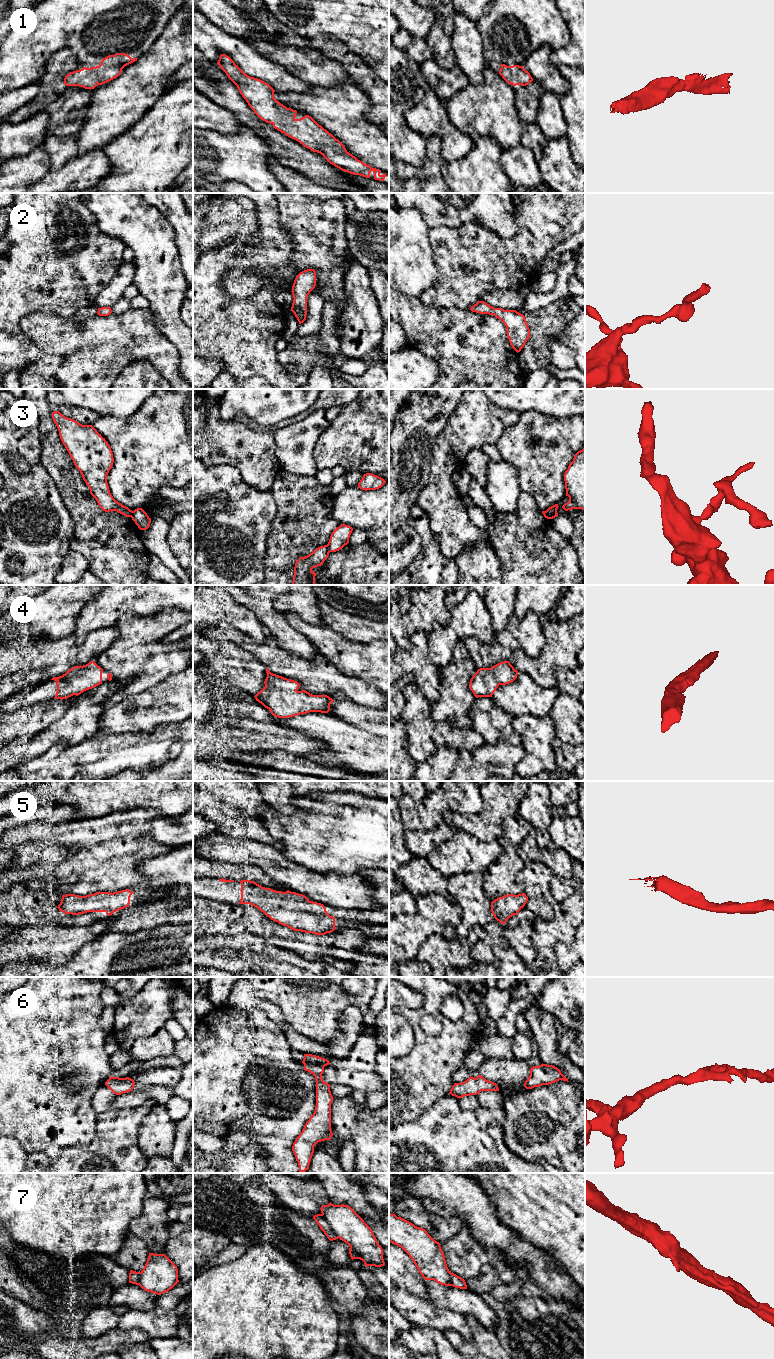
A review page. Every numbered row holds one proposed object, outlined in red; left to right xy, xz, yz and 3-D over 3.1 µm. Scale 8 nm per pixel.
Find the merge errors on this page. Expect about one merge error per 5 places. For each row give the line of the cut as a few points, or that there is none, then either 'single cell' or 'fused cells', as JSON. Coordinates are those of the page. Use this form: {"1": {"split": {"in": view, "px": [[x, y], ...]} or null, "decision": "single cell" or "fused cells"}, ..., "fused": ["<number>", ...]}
{"1": {"split": null, "decision": "single cell"}, "2": {"split": null, "decision": "single cell"}, "3": {"split": {"in": "xz", "px": [[326, 545], [330, 551]]}, "decision": "fused cells"}, "4": {"split": null, "decision": "single cell"}, "5": {"split": null, "decision": "single cell"}, "6": {"split": null, "decision": "single cell"}, "7": {"split": {"in": "xz", "px": [[321, 1214], [338, 1237]]}, "decision": "fused cells"}, "fused": ["3", "7"]}

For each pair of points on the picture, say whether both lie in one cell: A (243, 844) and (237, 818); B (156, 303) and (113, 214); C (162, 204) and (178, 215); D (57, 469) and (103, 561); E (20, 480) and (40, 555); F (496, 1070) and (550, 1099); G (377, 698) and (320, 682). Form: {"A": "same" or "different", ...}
{"A": "different", "B": "same", "C": "same", "D": "same", "E": "same", "F": "different", "G": "same"}

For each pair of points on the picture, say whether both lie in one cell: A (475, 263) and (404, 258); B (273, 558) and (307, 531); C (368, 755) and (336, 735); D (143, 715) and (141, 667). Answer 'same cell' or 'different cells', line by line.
A: different cells
B: same cell
C: same cell
D: different cells

